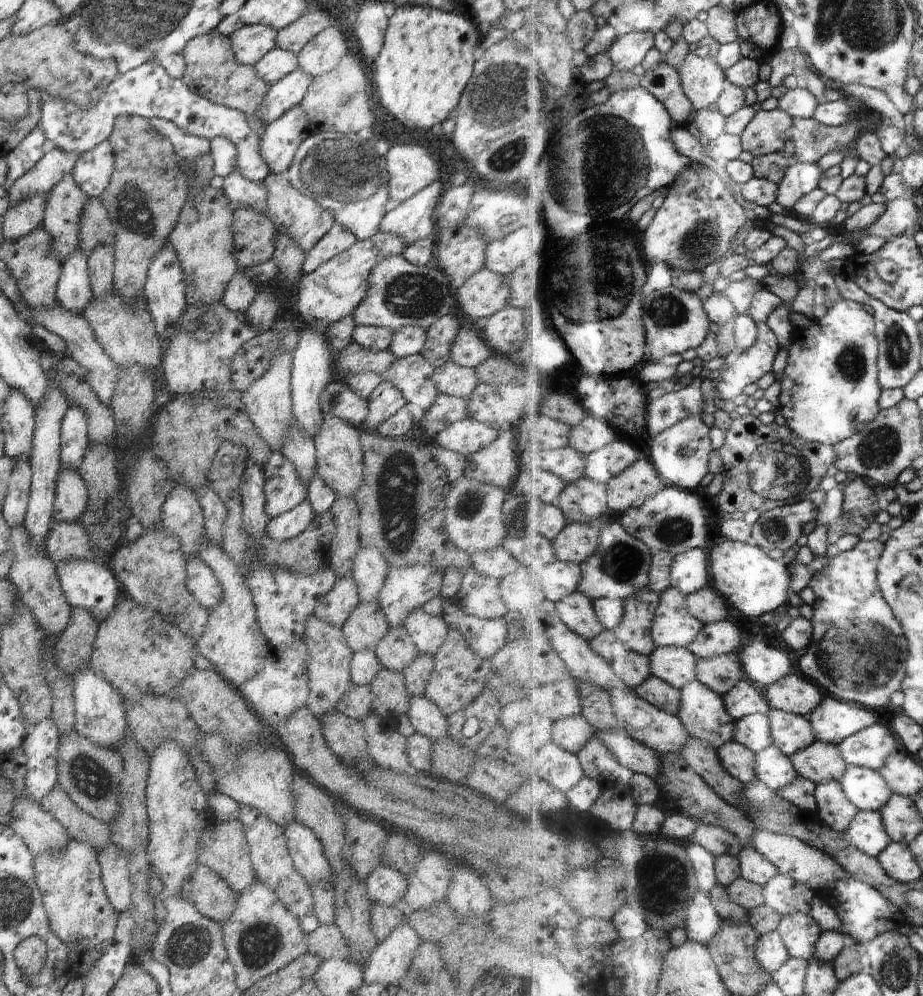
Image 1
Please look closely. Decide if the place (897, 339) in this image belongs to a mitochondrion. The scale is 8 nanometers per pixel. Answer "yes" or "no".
yes

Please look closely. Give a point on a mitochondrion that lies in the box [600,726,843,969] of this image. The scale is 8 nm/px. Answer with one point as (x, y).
(656, 887)

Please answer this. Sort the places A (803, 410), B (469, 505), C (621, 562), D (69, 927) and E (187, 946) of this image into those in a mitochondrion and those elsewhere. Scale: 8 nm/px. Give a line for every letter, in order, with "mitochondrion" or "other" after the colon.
A: other
B: mitochondrion
C: mitochondrion
D: other
E: mitochondrion

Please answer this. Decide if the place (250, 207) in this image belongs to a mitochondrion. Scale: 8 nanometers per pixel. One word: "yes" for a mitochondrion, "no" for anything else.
no

